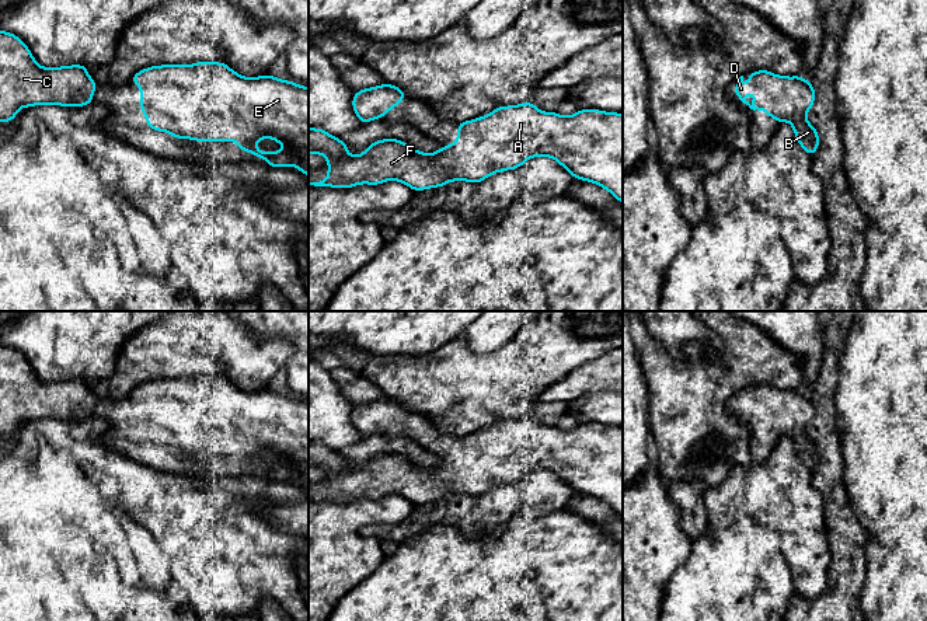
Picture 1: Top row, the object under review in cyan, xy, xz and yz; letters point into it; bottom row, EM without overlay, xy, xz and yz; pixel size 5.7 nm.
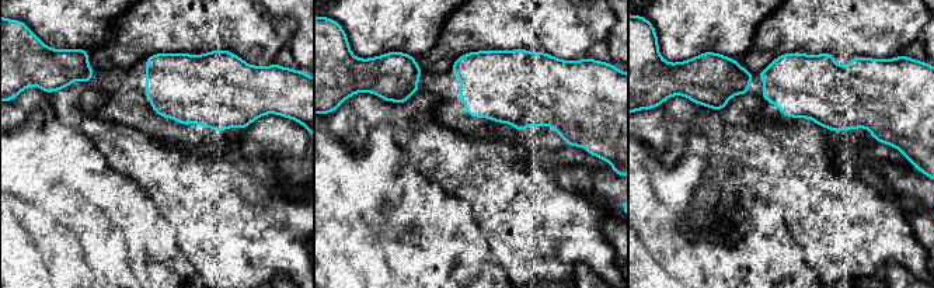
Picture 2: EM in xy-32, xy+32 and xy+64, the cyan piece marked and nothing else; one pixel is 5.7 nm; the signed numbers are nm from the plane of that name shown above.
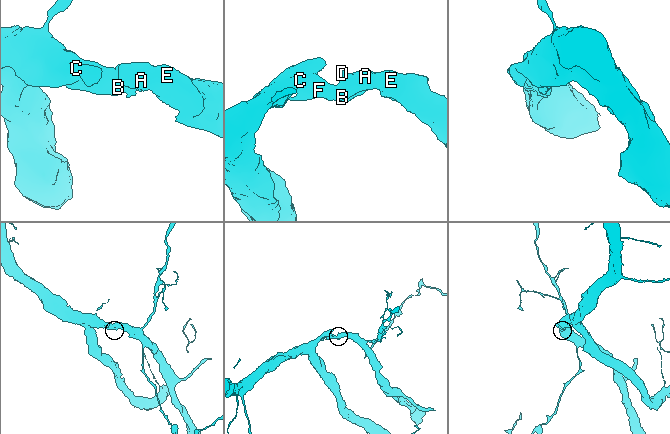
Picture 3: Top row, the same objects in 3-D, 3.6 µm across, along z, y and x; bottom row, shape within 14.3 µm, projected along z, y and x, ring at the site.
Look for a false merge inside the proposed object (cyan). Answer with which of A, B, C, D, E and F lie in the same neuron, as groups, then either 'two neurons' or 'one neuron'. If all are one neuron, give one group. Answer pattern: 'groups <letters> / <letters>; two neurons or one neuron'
groups A B C D E F; one neuron

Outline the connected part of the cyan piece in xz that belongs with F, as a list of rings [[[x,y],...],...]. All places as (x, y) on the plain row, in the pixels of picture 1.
[[[530,415],[498,421],[488,429],[460,436],[457,444],[456,456],[436,467],[418,465],[398,453],[381,453],[362,468],[351,470],[345,456],[320,442],[309,442],[309,468],[323,468],[328,477],[327,492],[309,495],[309,500],[352,502],[400,495],[424,505],[452,495],[478,498],[495,486],[519,482],[532,471],[551,471],[574,492],[600,499],[623,517],[623,428],[579,423],[562,430],[540,425]]]

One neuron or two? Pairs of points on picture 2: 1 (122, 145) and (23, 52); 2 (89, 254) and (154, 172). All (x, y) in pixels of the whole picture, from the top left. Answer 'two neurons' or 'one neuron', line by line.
1: two neurons
2: two neurons

